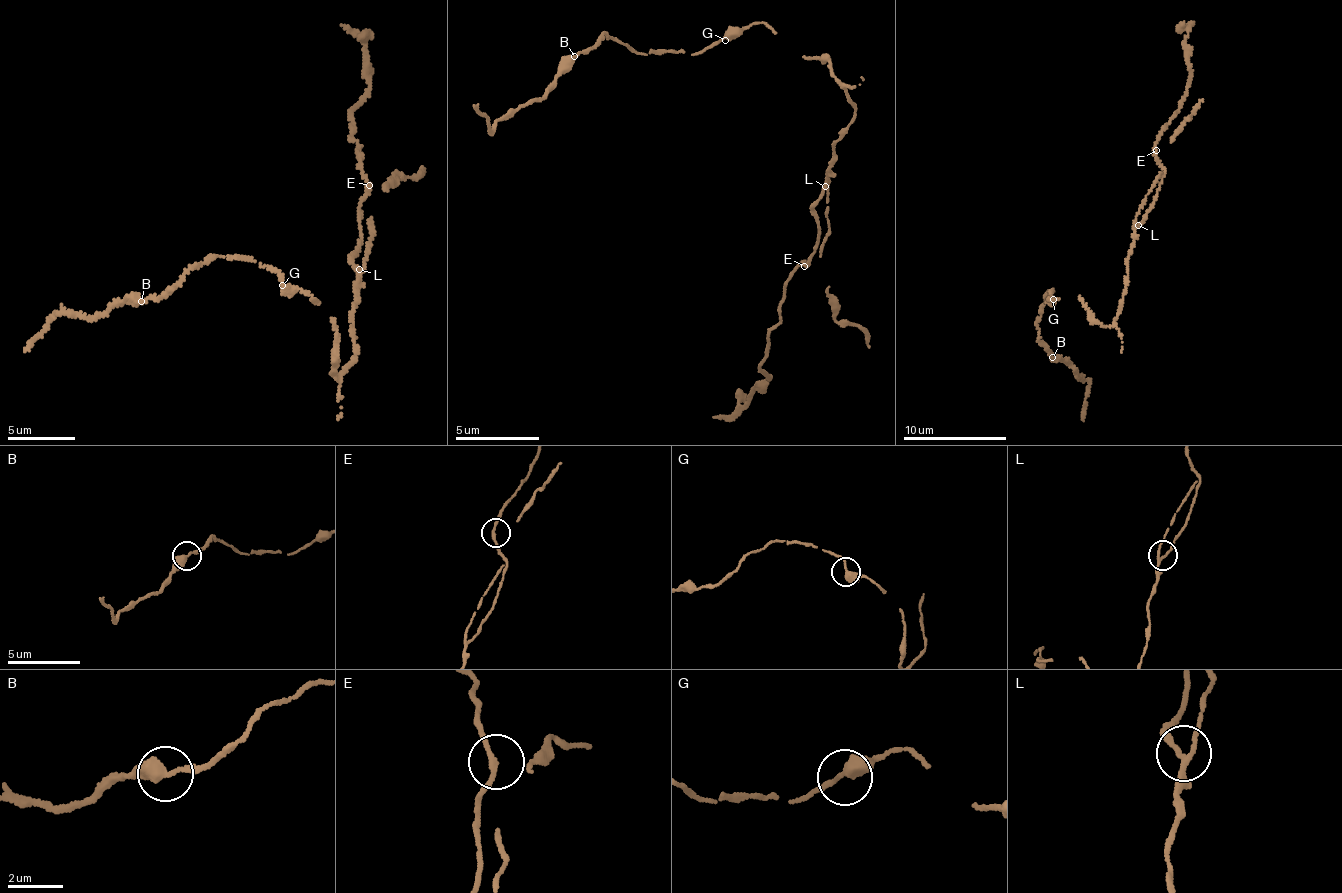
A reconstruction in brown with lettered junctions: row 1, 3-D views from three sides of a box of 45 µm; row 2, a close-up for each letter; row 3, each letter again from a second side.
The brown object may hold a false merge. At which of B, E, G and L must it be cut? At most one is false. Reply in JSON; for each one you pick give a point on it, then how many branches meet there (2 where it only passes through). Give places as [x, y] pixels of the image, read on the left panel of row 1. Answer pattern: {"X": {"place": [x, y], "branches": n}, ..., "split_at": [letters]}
{"split_at": []}

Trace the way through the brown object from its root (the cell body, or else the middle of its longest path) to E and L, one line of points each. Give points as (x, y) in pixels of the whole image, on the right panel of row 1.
E: (1114, 319), (1125, 291), (1128, 257), (1134, 242), (1134, 230), (1154, 201), (1164, 172), (1156, 150)
L: (1114, 319), (1125, 291), (1128, 257), (1138, 225)

